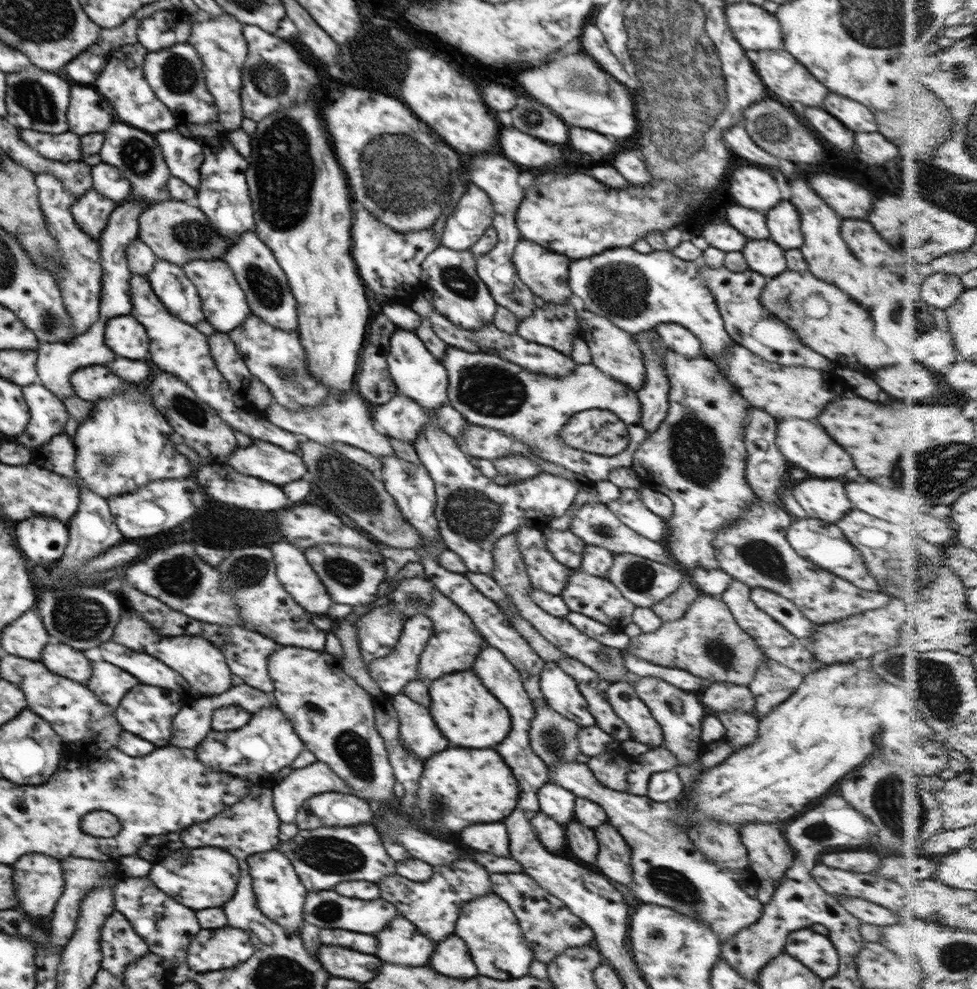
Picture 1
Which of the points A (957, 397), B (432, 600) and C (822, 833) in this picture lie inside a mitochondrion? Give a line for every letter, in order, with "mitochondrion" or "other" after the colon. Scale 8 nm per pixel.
A: other
B: other
C: mitochondrion

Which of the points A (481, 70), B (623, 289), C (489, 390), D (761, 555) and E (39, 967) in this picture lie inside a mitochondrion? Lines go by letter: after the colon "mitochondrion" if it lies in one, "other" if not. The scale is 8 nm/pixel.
A: other
B: mitochondrion
C: mitochondrion
D: mitochondrion
E: other

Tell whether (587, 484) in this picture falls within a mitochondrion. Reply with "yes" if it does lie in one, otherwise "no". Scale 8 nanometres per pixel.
no

